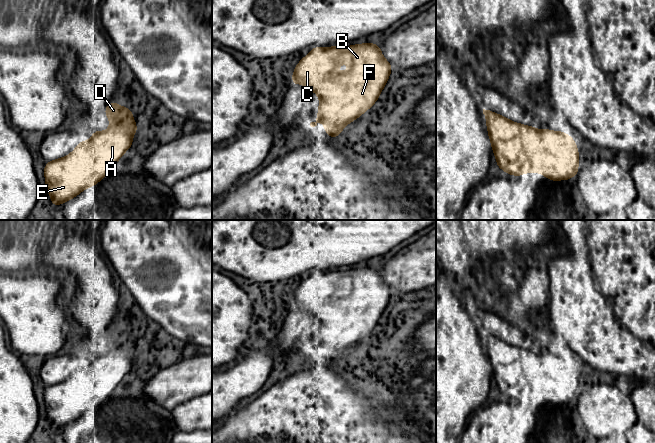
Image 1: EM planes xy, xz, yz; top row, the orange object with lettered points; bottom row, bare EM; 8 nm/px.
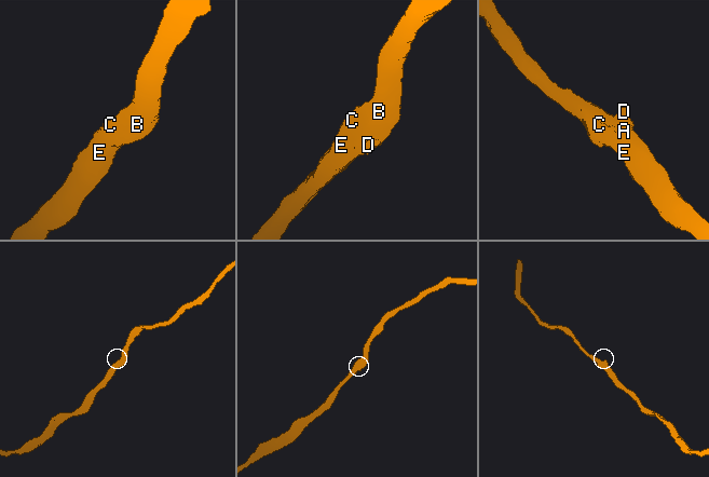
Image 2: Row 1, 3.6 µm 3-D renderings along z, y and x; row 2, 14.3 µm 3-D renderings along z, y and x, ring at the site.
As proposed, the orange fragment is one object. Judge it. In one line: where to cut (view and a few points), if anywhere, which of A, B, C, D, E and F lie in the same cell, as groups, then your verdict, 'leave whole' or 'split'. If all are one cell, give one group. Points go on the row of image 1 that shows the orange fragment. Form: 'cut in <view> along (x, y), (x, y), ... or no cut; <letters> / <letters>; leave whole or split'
no cut; A B C D E F; leave whole

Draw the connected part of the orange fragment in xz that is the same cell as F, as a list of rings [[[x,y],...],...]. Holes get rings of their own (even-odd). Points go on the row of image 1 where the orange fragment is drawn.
[[[364,43],[358,45],[351,45],[347,47],[332,46],[329,48],[315,47],[311,49],[309,55],[303,57],[297,64],[292,75],[292,83],[302,84],[311,89],[319,96],[319,109],[315,122],[311,122],[310,126],[317,126],[318,122],[322,122],[325,126],[325,132],[334,139],[339,136],[343,128],[350,122],[356,120],[364,112],[366,112],[380,96],[389,75],[392,71],[392,66],[383,57],[379,45],[372,43]],[[344,62],[349,65],[347,71],[337,73],[335,70]]]

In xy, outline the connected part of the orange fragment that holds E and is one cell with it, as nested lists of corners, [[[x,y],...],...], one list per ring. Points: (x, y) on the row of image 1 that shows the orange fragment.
[[[109,103],[105,114],[110,120],[107,131],[95,131],[92,138],[79,142],[73,152],[46,163],[44,168],[47,192],[52,205],[64,204],[66,201],[80,194],[84,189],[93,187],[115,167],[121,156],[131,147],[133,135],[137,131],[133,114],[127,107],[118,103]]]

